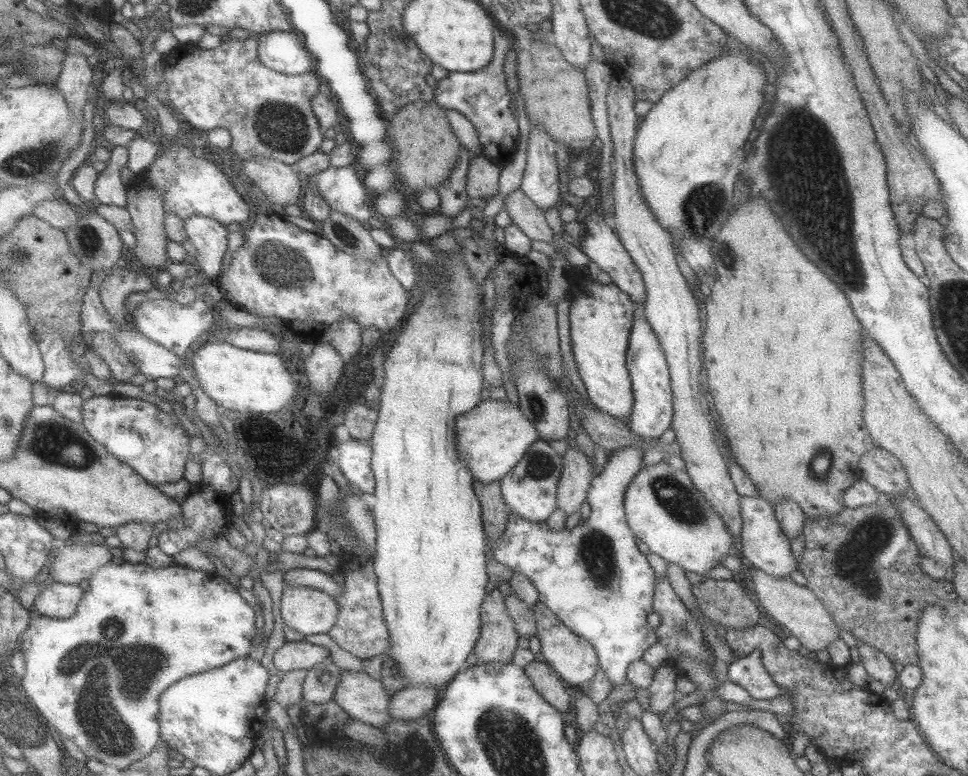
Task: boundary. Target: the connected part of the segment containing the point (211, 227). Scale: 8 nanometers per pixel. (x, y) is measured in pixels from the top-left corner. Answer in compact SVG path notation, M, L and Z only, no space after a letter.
M197 215L184 222L188 241L195 247L199 266L211 281L221 276L225 252L229 248L229 230L213 218Z

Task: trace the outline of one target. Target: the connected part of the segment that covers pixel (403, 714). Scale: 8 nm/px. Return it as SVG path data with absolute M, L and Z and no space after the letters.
M431 685L427 687L409 687L397 691L391 698L389 713L395 720L413 721L427 717L431 710L436 710L439 704L438 688Z

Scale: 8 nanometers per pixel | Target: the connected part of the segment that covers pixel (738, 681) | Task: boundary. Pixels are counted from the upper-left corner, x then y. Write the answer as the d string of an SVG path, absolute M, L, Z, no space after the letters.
M755 649L743 658L734 658L727 667L726 681L743 688L752 699L770 700L787 694L773 683L773 678L764 669L760 652Z

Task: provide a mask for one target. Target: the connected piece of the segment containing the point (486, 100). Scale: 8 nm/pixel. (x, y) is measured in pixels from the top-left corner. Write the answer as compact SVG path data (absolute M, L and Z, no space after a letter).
M499 29L494 30L496 42L495 58L481 71L475 72L449 72L448 75L437 81L437 102L443 108L450 108L464 114L478 128L481 142L486 154L493 158L494 162L507 164L519 150L519 122L509 104L511 104L511 92L507 90L507 76L503 70L505 53L512 49L516 37L507 36Z

